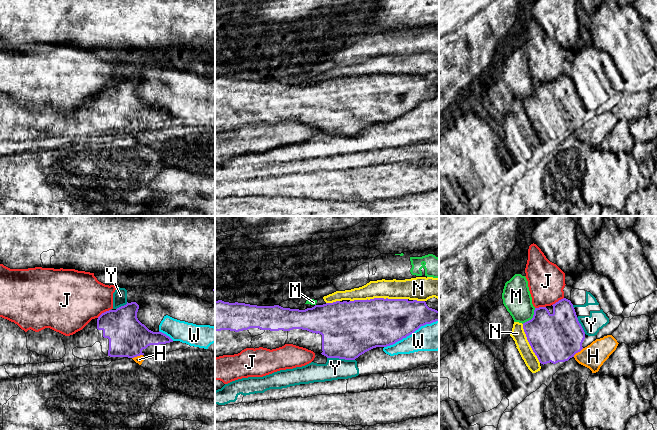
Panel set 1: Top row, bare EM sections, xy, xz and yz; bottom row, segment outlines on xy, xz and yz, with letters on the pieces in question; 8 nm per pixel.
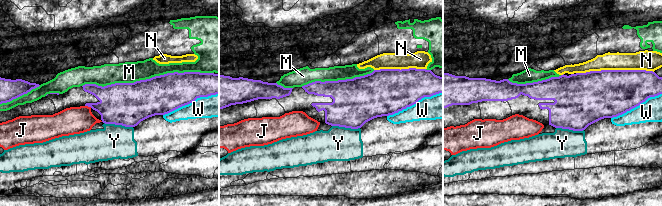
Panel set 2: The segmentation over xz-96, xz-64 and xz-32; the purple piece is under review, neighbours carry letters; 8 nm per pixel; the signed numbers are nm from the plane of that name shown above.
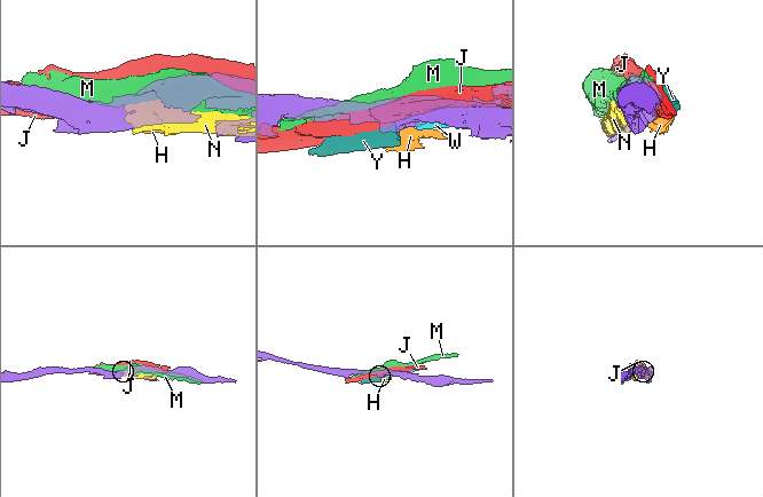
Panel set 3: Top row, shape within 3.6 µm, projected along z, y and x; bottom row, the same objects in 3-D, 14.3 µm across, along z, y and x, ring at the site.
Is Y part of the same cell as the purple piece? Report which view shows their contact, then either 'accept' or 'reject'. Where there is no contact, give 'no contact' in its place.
contact in xz; reject

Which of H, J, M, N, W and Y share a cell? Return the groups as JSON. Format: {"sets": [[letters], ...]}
{"sets": [["H"], ["J"], ["M"], ["N"], ["W", "Y"]]}

